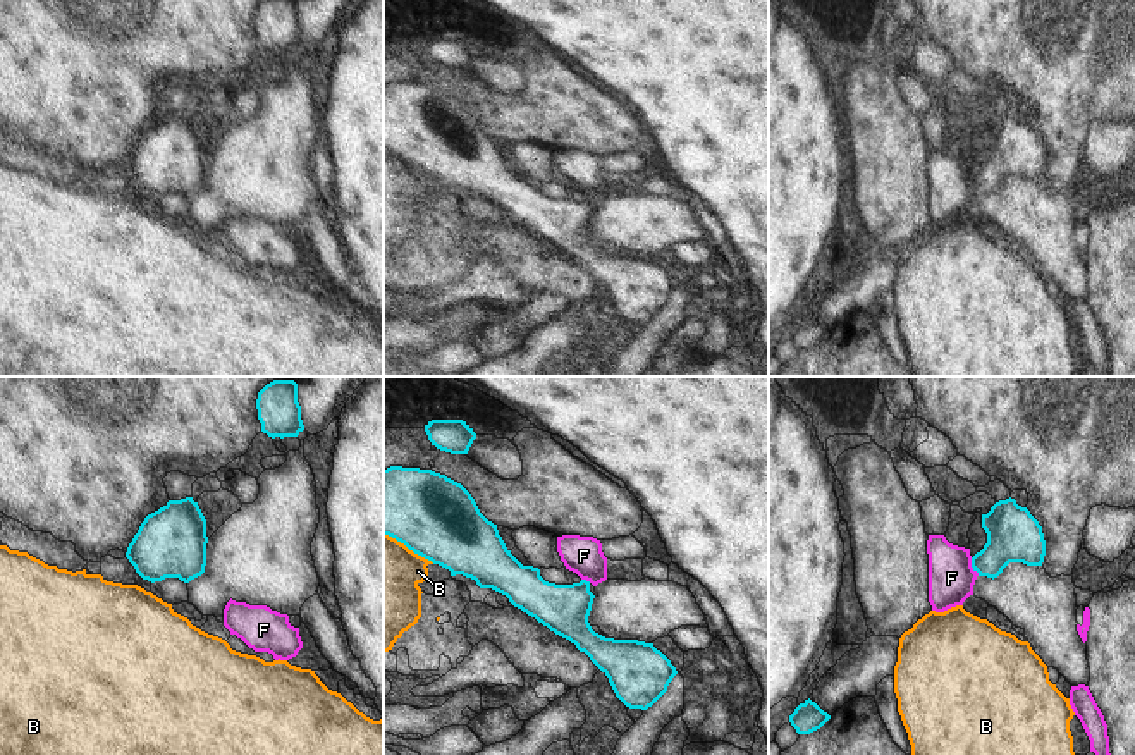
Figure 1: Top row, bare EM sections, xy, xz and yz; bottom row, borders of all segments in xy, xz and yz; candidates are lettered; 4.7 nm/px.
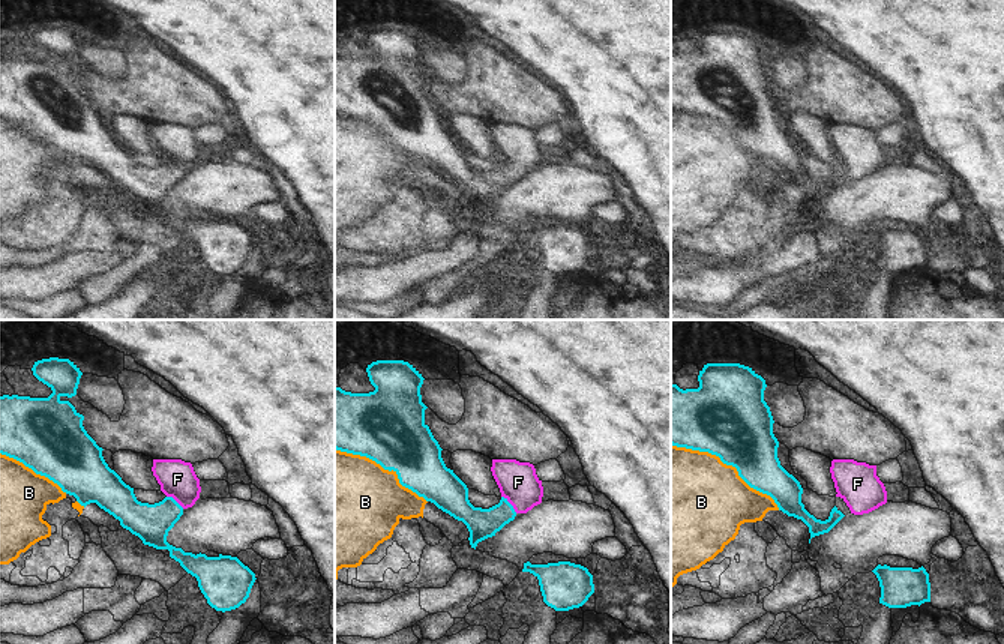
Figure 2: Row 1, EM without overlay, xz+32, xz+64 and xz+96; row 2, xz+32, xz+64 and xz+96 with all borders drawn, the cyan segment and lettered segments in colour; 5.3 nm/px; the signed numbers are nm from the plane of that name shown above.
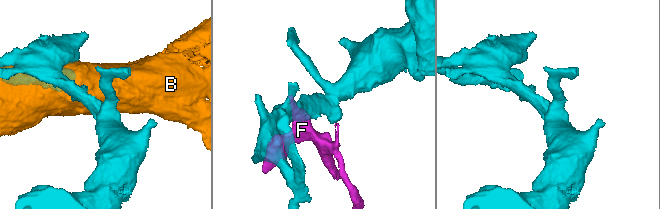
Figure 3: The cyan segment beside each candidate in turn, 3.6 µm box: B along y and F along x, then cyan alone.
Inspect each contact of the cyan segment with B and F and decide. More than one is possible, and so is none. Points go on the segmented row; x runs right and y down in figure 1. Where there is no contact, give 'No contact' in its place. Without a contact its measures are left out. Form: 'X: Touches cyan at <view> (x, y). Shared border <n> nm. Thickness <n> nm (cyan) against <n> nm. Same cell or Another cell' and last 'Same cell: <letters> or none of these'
B: Touches cyan at xz (410, 549). Shared border 280 nm. Thickness 380 nm (cyan) against 340 nm. Another cell
F: Touches cyan at yz (972, 566). Shared border 100 nm. Thickness 260 nm (cyan) against 220 nm. Same cell
Same cell: F.

